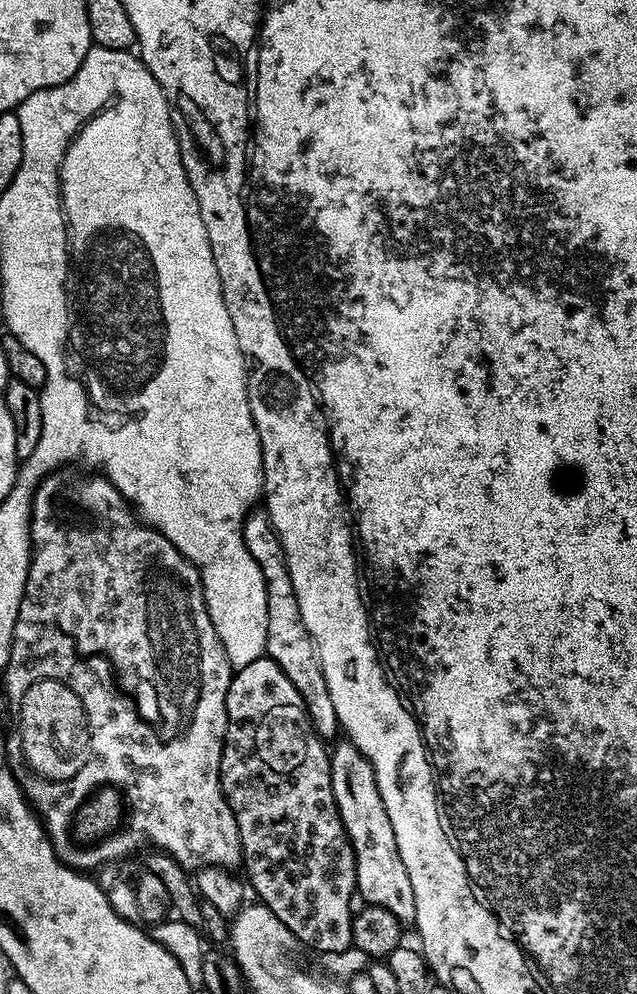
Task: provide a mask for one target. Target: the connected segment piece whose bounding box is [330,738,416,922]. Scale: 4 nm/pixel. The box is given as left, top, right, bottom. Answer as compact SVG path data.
M346 738L336 746L330 752L332 789L338 814L356 855L356 890L359 899L364 899L365 905L373 904L382 906L382 910L390 910L390 914L397 916L401 922L415 921L414 886L410 886L410 874L406 874L406 866L402 866L398 842L394 842L394 826L390 826L386 806L382 806L382 794L378 794L374 770L367 758Z

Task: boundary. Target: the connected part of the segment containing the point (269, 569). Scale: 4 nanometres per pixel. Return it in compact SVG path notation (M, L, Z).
M267 511L249 512L244 519L242 538L246 542L246 550L250 550L250 558L258 562L266 582L266 655L269 660L282 666L282 674L286 674L286 678L294 682L294 690L302 694L304 708L320 739L335 741L341 731L338 714L334 714L334 702L330 702L330 690L326 687L326 674L322 674L316 643L310 638L306 622L302 622L302 613L298 610L298 594L294 594L294 582L290 582L290 570L286 566L282 542Z

